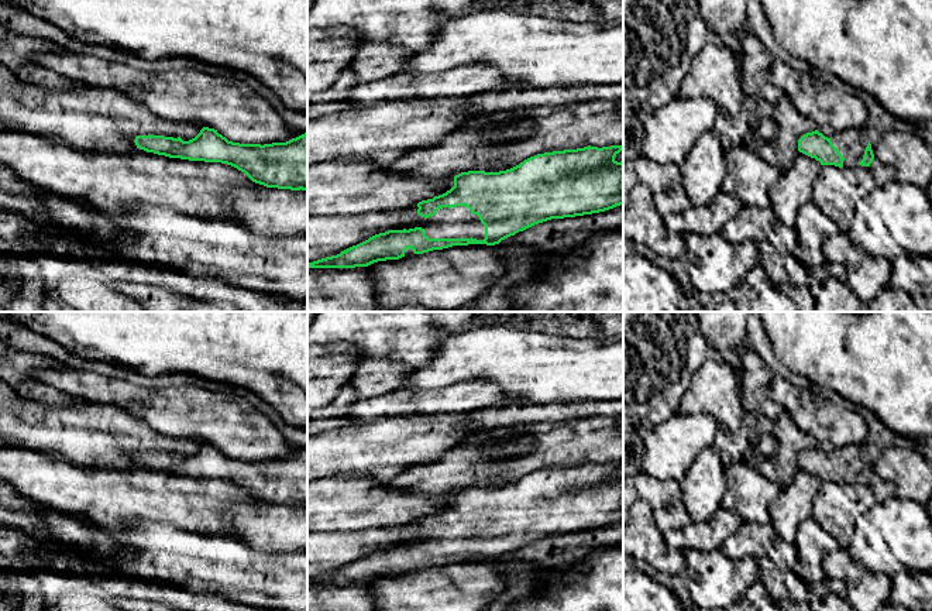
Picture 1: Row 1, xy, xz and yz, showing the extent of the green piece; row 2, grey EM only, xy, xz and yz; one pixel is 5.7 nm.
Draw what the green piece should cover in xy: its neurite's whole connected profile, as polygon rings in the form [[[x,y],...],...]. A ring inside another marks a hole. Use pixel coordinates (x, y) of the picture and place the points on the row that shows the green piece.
[[[203,127],[200,133],[183,141],[180,137],[164,135],[137,135],[134,140],[137,148],[169,158],[189,161],[221,162],[244,172],[252,182],[266,188],[307,190],[307,133],[286,143],[272,144],[240,144],[228,141],[214,128]]]

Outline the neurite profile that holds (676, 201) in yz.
[[[682,186],[668,190],[660,192],[654,195],[654,207],[661,217],[670,213],[682,213],[689,207],[689,202]]]

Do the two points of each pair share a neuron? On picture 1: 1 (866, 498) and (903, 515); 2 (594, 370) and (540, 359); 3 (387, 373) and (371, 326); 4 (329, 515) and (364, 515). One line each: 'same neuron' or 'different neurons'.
1: different neurons
2: same neuron
3: different neurons
4: same neuron

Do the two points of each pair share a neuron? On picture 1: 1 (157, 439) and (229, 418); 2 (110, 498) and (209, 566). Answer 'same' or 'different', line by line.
1: different
2: different

